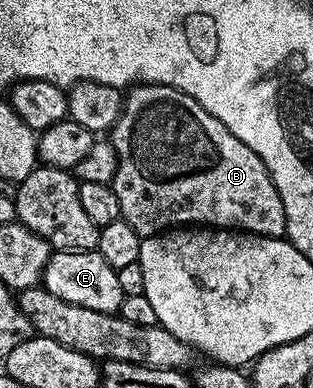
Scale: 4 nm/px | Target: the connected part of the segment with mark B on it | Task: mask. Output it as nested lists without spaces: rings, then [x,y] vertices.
[[[149,82],[133,85],[123,95],[123,110],[112,126],[110,141],[114,152],[118,152],[118,168],[110,185],[114,196],[118,196],[122,221],[130,224],[141,239],[185,224],[263,234],[266,238],[285,237],[286,208],[266,164],[222,120],[210,116],[194,96],[186,96],[173,86]]]

